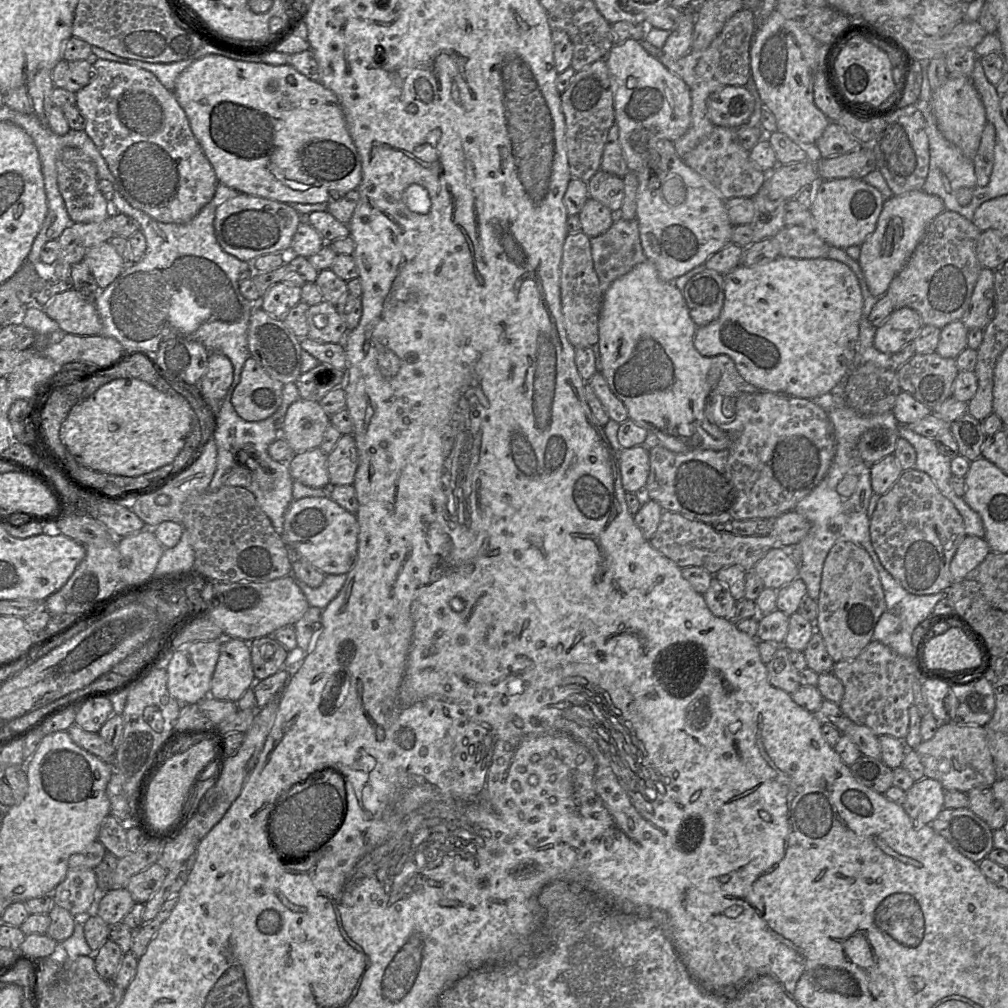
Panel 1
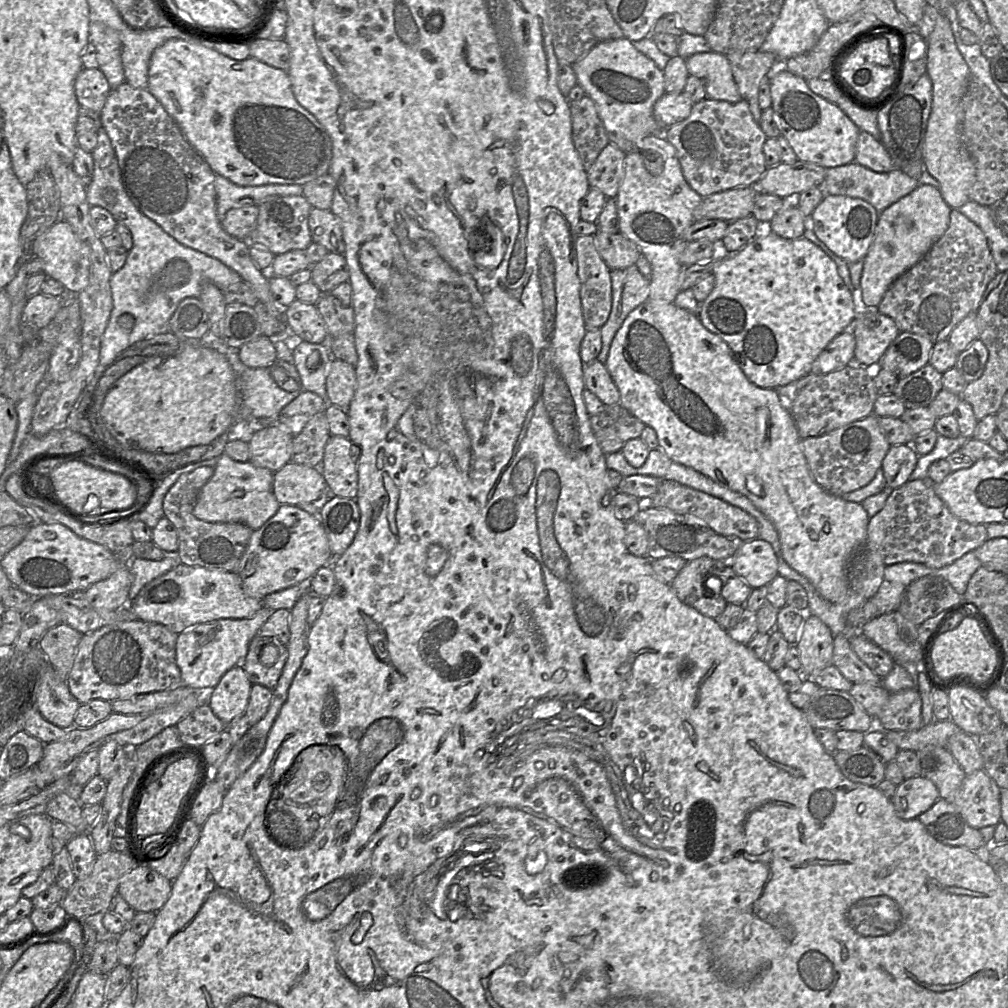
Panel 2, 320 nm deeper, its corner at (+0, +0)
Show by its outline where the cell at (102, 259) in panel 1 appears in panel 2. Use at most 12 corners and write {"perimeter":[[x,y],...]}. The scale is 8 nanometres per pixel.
{"perimeter":[[63,219],[34,240],[45,275],[78,293],[89,248]]}

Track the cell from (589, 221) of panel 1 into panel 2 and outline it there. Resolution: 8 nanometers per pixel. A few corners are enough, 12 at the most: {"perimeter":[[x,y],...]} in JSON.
{"perimeter":[[597,229],[596,249],[610,270],[636,264],[641,252],[621,232]]}

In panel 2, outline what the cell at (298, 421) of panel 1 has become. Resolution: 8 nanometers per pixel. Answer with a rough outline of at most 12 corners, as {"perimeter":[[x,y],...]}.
{"perimeter":[[278,422],[257,430],[249,461],[278,471],[291,461],[293,437]]}

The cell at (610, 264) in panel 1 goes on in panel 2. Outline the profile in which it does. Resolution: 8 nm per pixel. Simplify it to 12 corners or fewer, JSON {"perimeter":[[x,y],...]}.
{"perimeter":[[636,265],[610,270],[612,304],[600,328],[605,365],[622,323],[649,299],[649,280]]}

